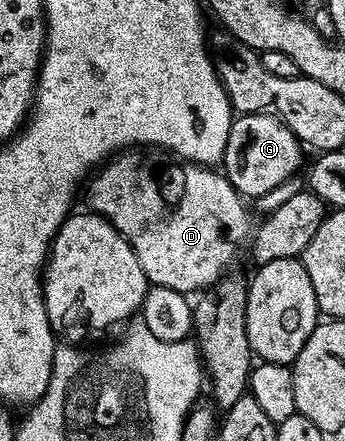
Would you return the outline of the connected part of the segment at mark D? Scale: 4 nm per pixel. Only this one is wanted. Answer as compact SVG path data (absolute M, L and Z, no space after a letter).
M130 148L108 159L88 179L87 190L88 186L88 209L105 218L125 237L139 260L139 268L143 268L146 283L186 296L219 281L253 230L254 215L251 210L249 215L246 199L229 183L224 173L195 162L178 160L153 148Z

